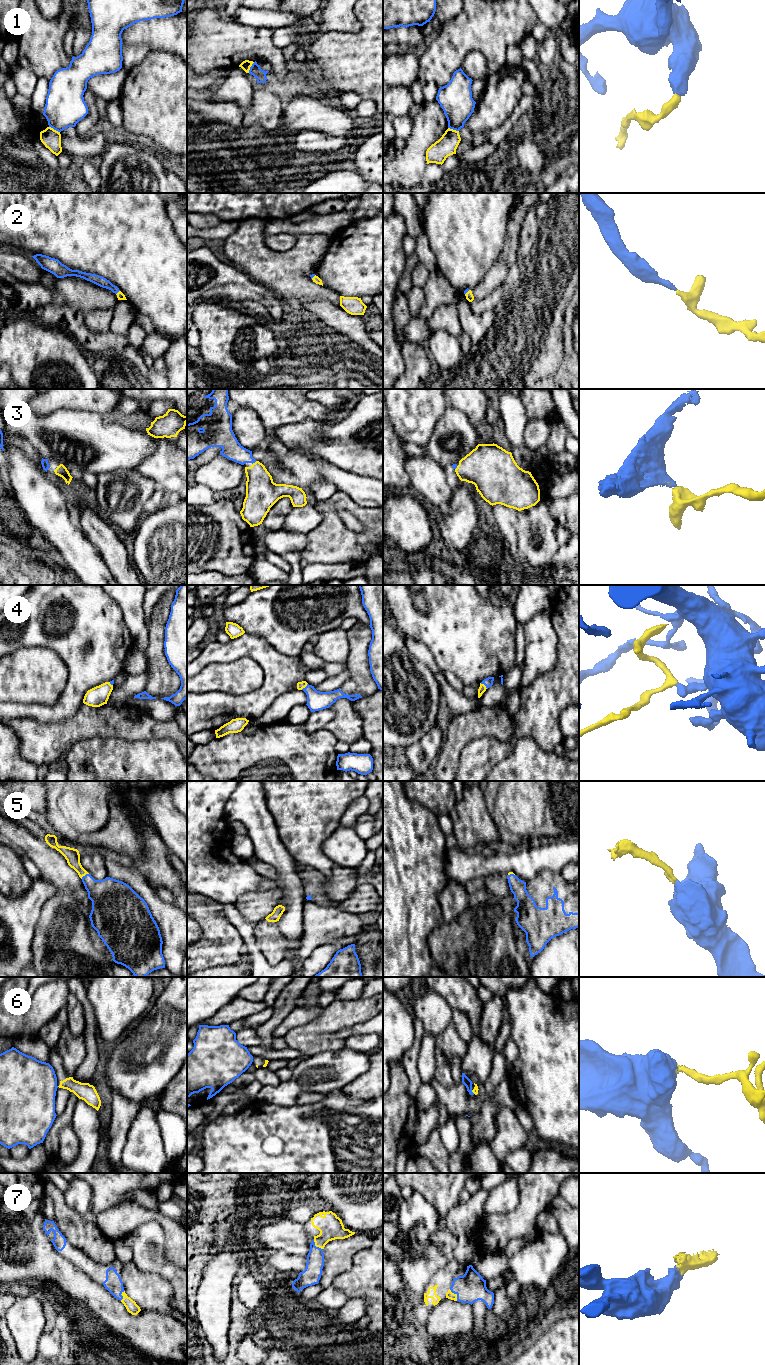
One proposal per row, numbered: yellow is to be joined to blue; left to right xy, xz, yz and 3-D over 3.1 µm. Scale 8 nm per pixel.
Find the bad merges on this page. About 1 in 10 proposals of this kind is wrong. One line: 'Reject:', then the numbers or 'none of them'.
Reject: 1, 6

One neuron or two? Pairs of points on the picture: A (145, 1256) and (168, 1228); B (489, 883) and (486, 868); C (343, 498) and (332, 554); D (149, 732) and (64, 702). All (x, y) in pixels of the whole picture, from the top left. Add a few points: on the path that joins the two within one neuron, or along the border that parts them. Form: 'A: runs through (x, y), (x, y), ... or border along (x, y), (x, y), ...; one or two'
A: border along (142, 1223), (155, 1221), (162, 1228), (165, 1243); two
B: border along (506, 874), (491, 874), (483, 878); two
C: runs through (332, 512), (332, 540); one
D: border along (83, 703), (73, 716), (60, 721); two

